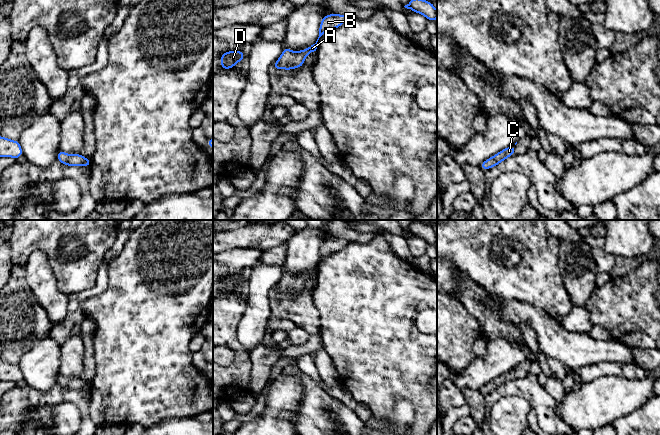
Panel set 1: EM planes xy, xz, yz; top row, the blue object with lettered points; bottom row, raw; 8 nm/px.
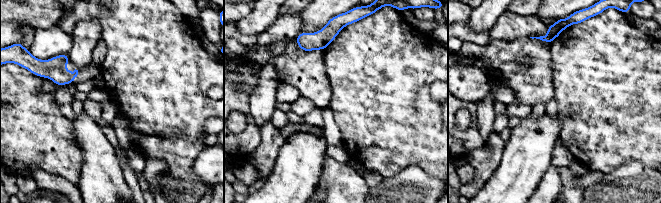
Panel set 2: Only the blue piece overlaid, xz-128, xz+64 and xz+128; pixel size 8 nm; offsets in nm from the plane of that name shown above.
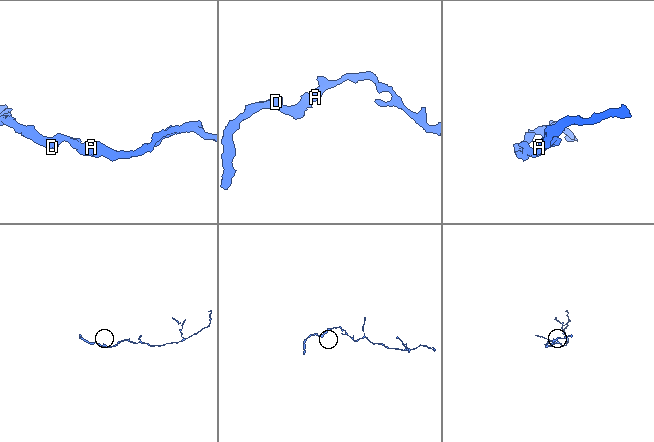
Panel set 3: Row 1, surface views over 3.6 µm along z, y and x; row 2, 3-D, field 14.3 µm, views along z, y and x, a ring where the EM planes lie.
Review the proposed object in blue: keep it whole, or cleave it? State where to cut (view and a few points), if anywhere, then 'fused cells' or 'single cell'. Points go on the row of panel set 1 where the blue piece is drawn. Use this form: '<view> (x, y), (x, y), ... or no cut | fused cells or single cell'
no cut | single cell

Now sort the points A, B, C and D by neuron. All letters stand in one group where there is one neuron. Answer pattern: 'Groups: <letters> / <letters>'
Groups: A B C D

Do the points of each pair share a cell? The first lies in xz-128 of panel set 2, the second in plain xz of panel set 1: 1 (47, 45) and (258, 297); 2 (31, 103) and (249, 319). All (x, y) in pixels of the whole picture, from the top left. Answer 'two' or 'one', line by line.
1: one
2: two

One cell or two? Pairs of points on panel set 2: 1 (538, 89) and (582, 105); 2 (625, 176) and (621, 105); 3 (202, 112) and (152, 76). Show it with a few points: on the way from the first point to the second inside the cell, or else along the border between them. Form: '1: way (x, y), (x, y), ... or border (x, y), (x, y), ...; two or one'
1: border (552, 72), (552, 86), (555, 96); two
2: border (647, 165), (639, 161), (625, 161), (604, 174); two
3: way (190, 108), (183, 107), (164, 88); one

